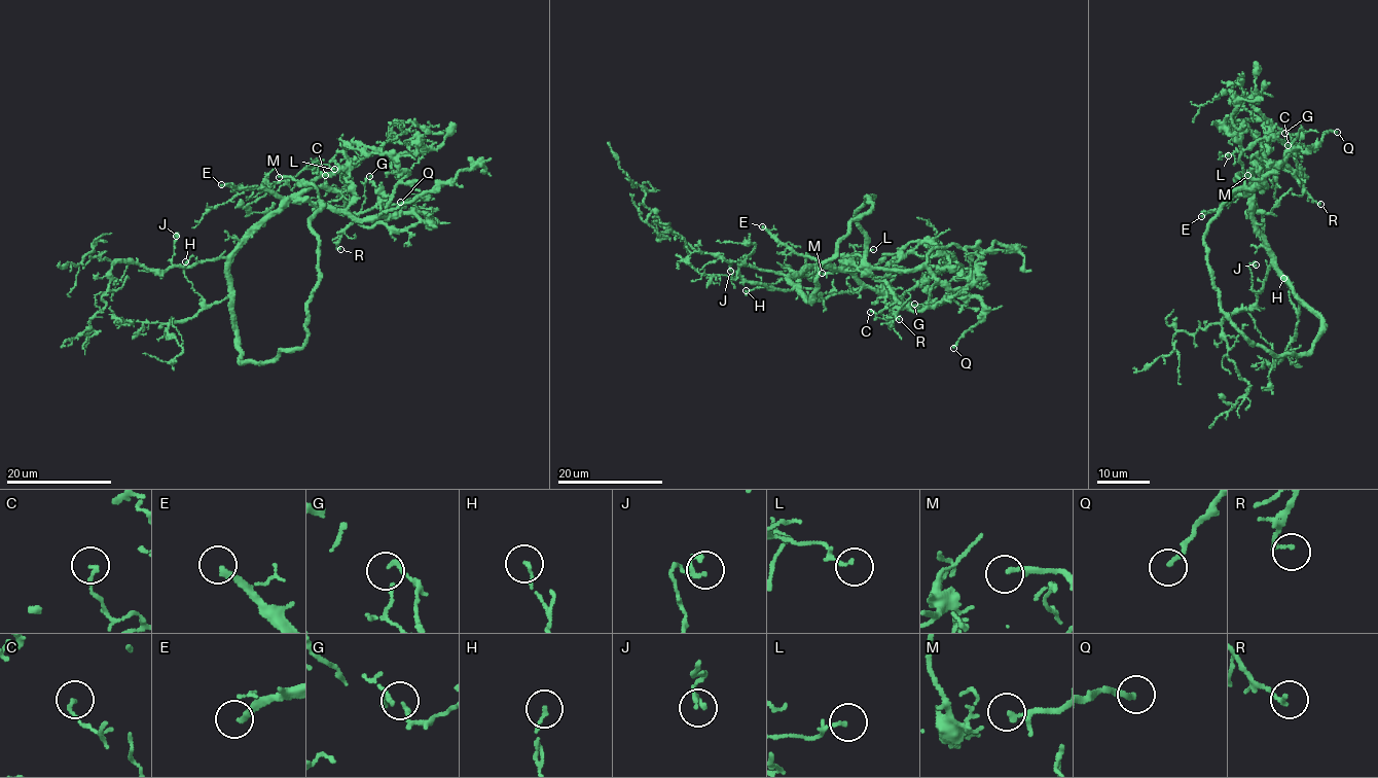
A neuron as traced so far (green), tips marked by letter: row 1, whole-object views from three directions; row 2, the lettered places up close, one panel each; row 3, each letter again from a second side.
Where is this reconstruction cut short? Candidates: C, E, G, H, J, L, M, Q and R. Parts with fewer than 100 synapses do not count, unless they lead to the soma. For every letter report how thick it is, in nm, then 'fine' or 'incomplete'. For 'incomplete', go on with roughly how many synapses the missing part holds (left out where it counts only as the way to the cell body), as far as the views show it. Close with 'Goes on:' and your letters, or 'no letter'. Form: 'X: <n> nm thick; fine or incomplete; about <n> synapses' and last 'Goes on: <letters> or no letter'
C: 120 nm thick; fine
E: 240 nm thick; incomplete; about 140 synapses
G: 130 nm thick; fine
H: 120 nm thick; fine
J: 110 nm thick; fine
L: 120 nm thick; fine
M: 160 nm thick; fine
Q: 170 nm thick; fine
R: 170 nm thick; fine
Goes on: E

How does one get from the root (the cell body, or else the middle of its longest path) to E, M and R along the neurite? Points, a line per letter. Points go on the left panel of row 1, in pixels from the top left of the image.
E: (257, 230), (279, 207), (280, 199), (264, 189), (221, 184)
M: (257, 230), (294, 198), (315, 203), (319, 201), (319, 195), (312, 184), (279, 177)
R: (257, 230), (293, 198), (316, 186), (327, 186), (338, 191), (355, 219), (336, 246), (340, 249)

